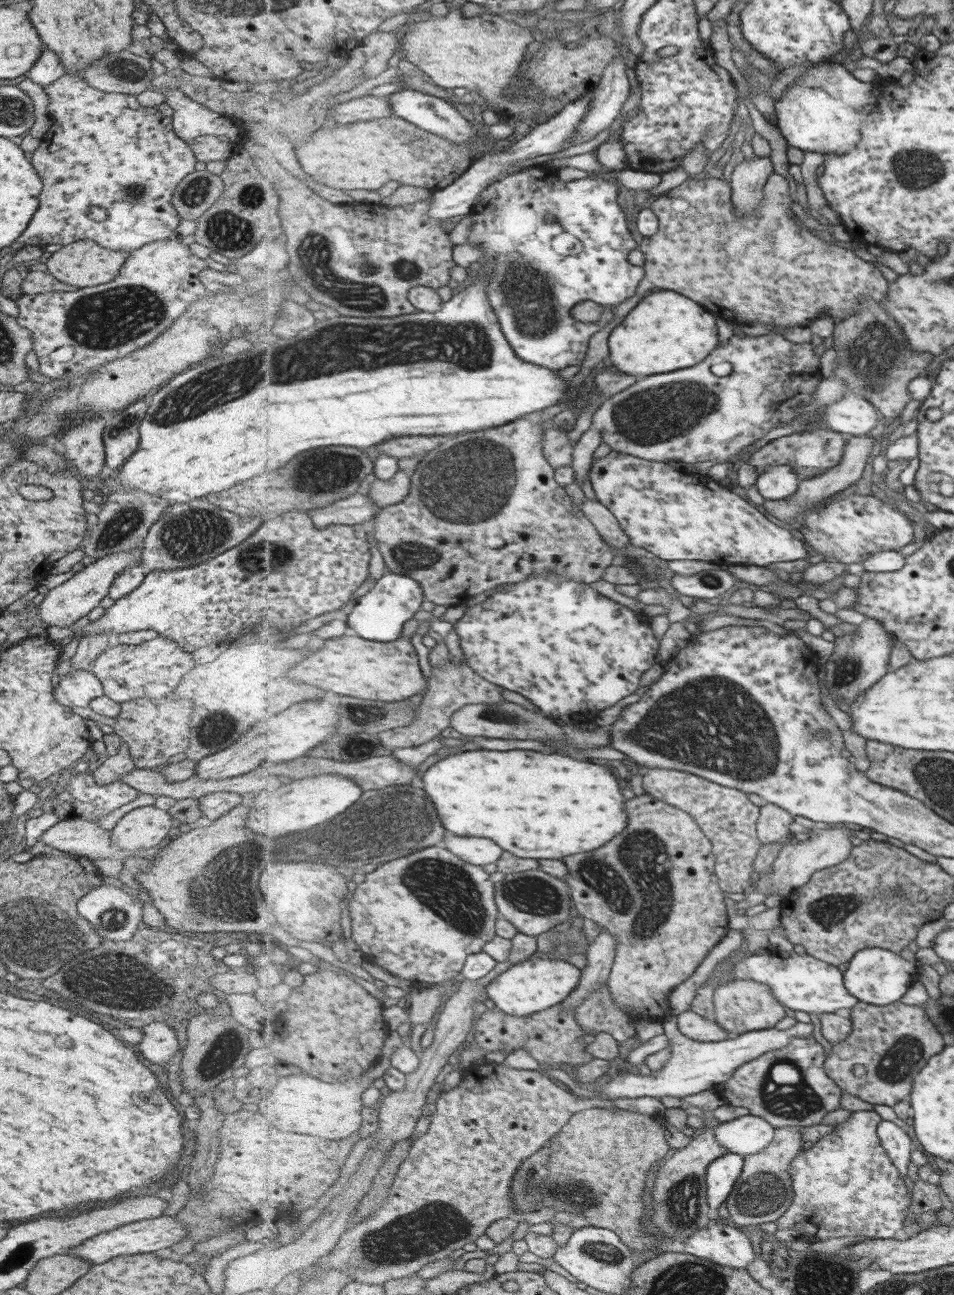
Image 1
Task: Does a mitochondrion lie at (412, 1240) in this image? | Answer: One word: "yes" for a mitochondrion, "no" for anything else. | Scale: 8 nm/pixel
yes

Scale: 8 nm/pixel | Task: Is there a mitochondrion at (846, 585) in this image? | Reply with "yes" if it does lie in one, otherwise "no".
no

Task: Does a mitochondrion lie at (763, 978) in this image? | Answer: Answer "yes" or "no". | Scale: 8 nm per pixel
no

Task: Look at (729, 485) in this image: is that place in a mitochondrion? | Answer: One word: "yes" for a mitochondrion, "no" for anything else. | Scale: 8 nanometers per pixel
no

